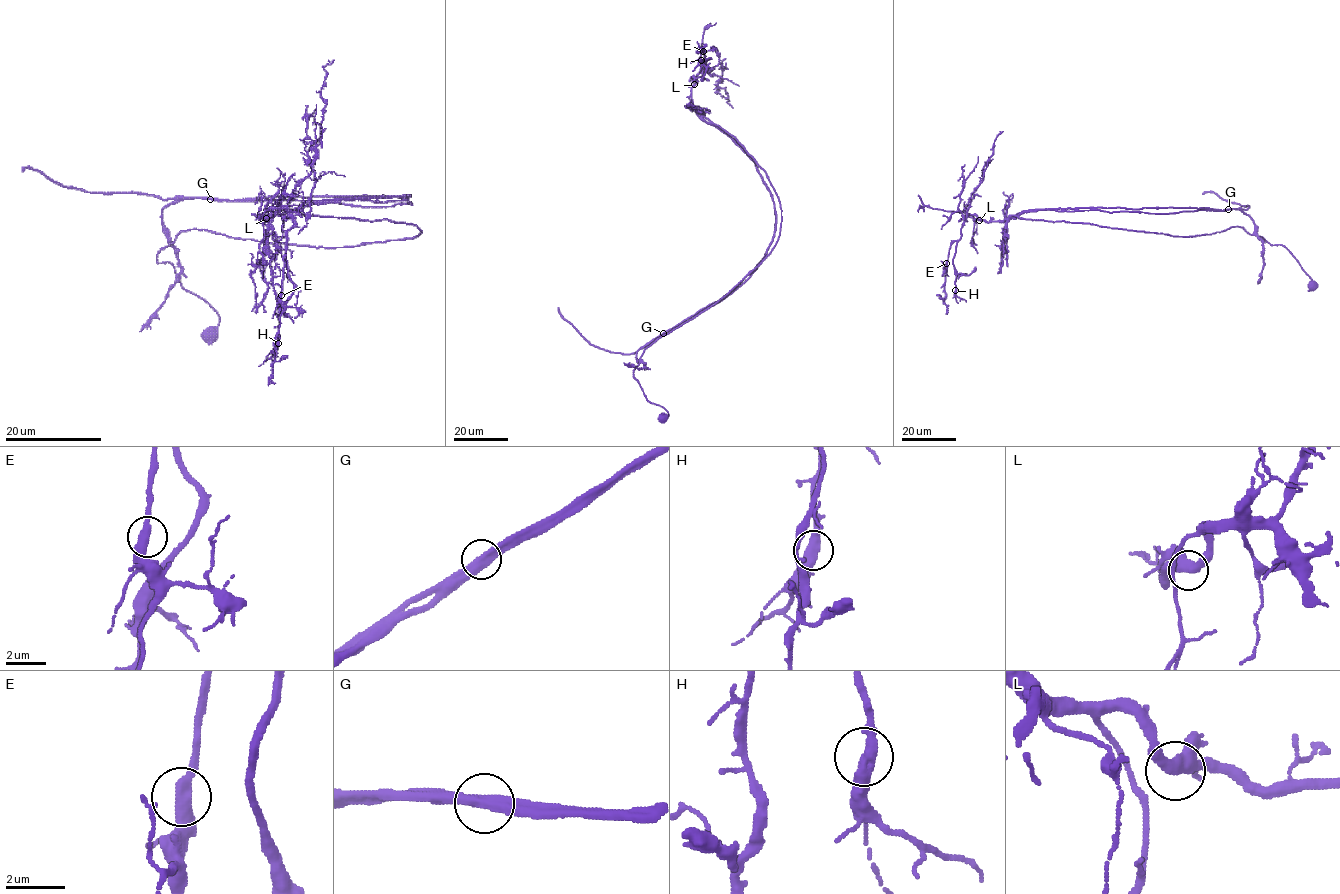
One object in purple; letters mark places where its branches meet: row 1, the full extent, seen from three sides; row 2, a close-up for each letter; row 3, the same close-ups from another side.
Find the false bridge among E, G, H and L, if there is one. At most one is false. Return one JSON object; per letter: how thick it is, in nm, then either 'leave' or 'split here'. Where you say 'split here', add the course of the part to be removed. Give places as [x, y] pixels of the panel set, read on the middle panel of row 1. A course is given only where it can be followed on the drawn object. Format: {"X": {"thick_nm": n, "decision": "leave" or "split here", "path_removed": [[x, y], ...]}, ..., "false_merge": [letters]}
{"E": {"thick_nm": 420, "decision": "leave"}, "G": {"thick_nm": 440, "decision": "split here", "path_removed": [[663, 333], [731, 292], [776, 228], [756, 163], [694, 107], [697, 76], [710, 69], [696, 51]]}, "H": {"thick_nm": 440, "decision": "leave"}, "L": {"thick_nm": 460, "decision": "leave"}, "false_merge": ["G"]}

